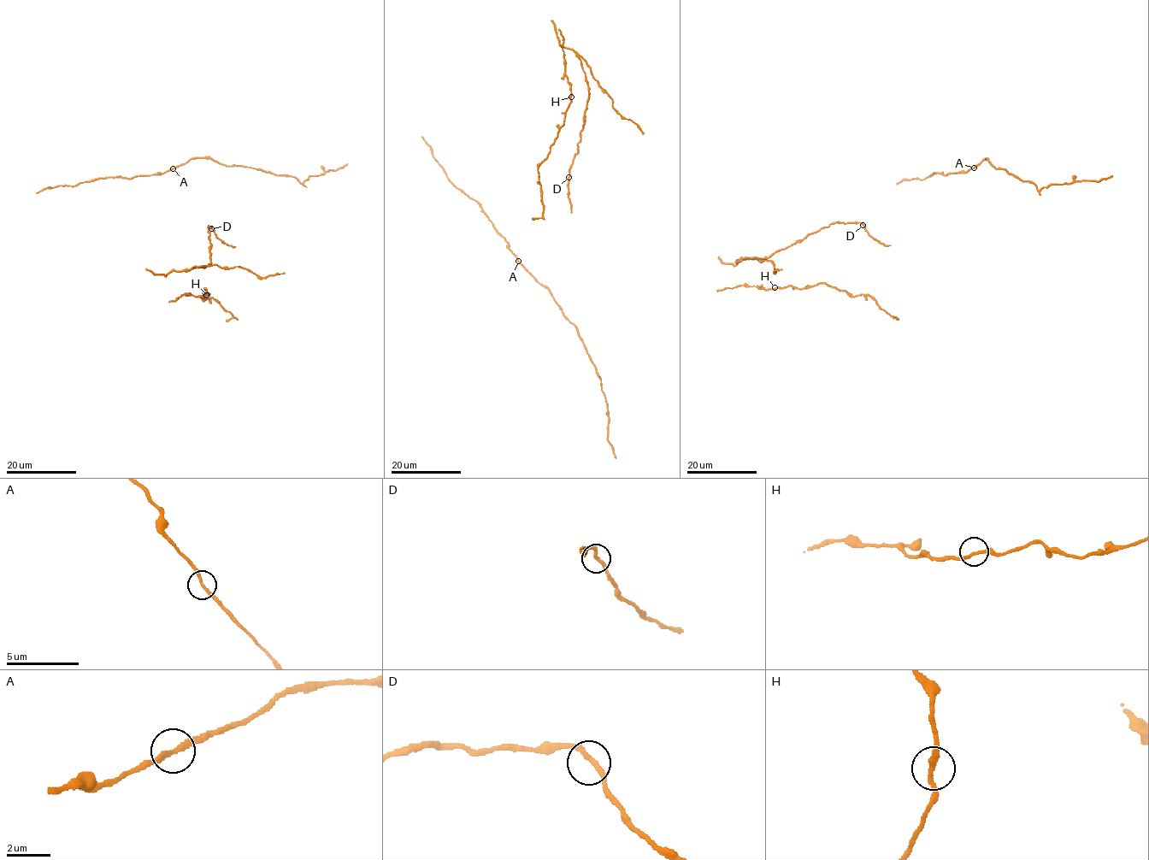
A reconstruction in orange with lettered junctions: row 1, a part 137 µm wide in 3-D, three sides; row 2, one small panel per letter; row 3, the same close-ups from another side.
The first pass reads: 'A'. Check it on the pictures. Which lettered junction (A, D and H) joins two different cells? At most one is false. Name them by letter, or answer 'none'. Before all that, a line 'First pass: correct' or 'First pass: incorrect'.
First pass: correct
A

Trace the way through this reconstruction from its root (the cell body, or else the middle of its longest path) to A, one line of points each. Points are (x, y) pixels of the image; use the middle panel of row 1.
A: (505, 238), (508, 249), (518, 261)

